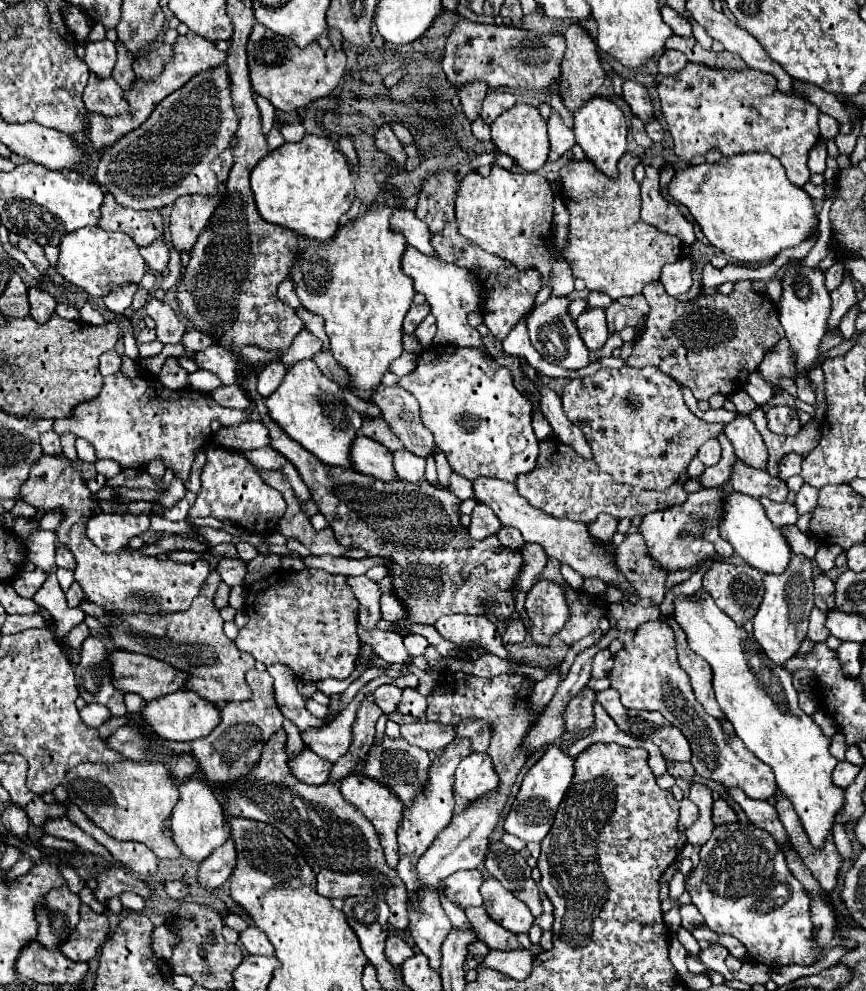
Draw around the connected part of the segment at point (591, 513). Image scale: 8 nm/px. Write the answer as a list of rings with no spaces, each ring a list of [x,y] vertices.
[[[555,436],[539,444],[537,470],[517,478],[519,494],[535,508],[547,512],[553,518],[567,518],[583,524],[591,524],[601,512],[613,514],[617,518],[633,518],[637,514],[649,514],[655,510],[665,510],[673,504],[681,504],[687,498],[681,482],[675,482],[667,492],[657,490],[633,490],[627,484],[617,484],[605,480],[605,472],[597,468],[593,460],[585,460],[573,452],[571,446],[565,446]]]

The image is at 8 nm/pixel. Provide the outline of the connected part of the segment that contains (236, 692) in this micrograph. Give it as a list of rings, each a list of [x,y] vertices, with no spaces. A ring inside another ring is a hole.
[[[211,570],[207,580],[201,586],[201,594],[193,600],[193,606],[185,612],[109,612],[103,606],[97,606],[89,600],[81,600],[79,608],[97,618],[101,626],[107,628],[109,638],[115,648],[147,654],[169,662],[179,672],[185,672],[189,678],[185,682],[187,690],[197,692],[211,704],[223,704],[233,700],[249,698],[249,686],[245,686],[245,670],[255,666],[255,658],[237,650],[233,642],[223,634],[223,618],[213,606],[213,594],[219,586],[217,570]]]

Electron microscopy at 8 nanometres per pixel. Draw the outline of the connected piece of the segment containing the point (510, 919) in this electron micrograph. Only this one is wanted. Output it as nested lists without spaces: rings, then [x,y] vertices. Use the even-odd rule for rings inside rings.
[[[487,878],[481,886],[481,896],[487,914],[509,932],[521,934],[521,932],[529,932],[529,928],[533,926],[535,918],[531,910],[509,890],[505,890],[497,880]]]

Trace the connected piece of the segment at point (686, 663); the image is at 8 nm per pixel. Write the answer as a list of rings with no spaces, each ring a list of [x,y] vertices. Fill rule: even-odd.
[[[673,616],[667,618],[667,622],[673,626],[675,630],[675,642],[677,642],[677,654],[679,654],[679,664],[685,668],[685,672],[689,674],[691,678],[691,688],[695,692],[695,698],[697,702],[705,708],[707,714],[711,714],[713,718],[717,720],[725,720],[725,714],[721,714],[719,706],[717,706],[717,700],[715,700],[715,694],[713,694],[713,672],[709,670],[709,664],[693,654],[685,642],[685,632],[681,628],[677,628],[677,622],[673,622]]]

